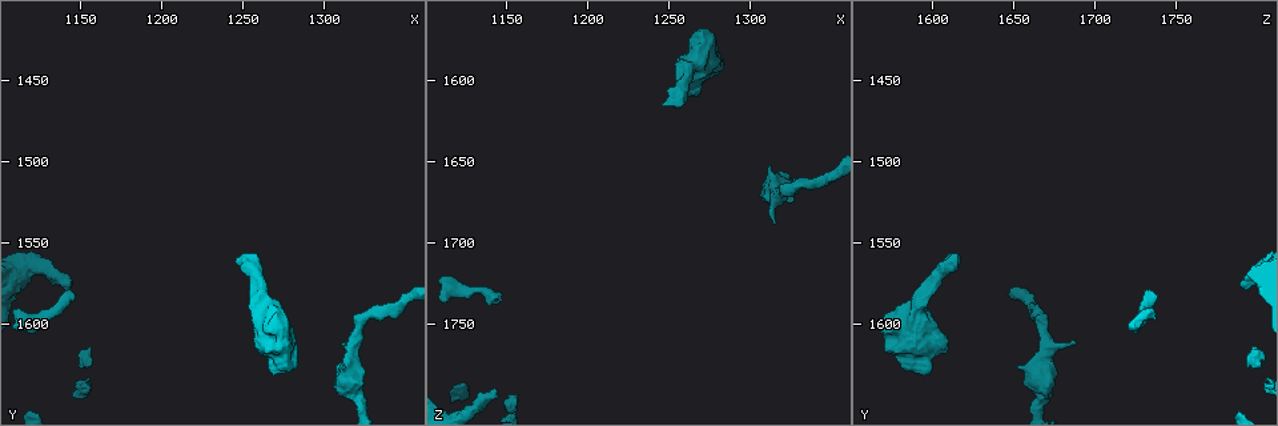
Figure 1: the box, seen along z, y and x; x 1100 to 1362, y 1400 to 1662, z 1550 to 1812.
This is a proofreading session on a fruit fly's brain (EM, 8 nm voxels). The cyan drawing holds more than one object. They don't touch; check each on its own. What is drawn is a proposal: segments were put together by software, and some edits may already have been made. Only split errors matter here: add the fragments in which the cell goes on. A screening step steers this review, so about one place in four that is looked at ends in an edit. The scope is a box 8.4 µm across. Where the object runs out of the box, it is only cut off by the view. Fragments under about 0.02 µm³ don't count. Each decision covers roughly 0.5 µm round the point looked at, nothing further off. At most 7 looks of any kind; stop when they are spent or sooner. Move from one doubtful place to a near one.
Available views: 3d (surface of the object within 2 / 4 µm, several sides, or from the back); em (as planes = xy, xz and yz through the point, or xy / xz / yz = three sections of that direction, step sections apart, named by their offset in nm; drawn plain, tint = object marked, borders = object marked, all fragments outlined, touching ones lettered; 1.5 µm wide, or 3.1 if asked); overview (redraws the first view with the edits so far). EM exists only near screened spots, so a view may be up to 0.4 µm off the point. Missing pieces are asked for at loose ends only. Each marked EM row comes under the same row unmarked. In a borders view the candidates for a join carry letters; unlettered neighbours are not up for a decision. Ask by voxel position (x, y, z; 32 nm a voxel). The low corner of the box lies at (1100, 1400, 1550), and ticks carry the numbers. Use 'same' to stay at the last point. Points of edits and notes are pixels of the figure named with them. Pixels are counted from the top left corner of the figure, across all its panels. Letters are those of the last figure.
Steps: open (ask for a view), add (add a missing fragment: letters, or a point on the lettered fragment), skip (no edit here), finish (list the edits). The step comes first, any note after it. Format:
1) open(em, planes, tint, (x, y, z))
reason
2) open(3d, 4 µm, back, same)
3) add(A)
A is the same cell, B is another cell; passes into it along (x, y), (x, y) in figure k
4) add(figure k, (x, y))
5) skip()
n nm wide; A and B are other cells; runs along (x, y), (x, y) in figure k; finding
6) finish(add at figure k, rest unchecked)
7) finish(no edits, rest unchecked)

open(em, planes, borders, (1144, 1582, 1736))
branch stops here

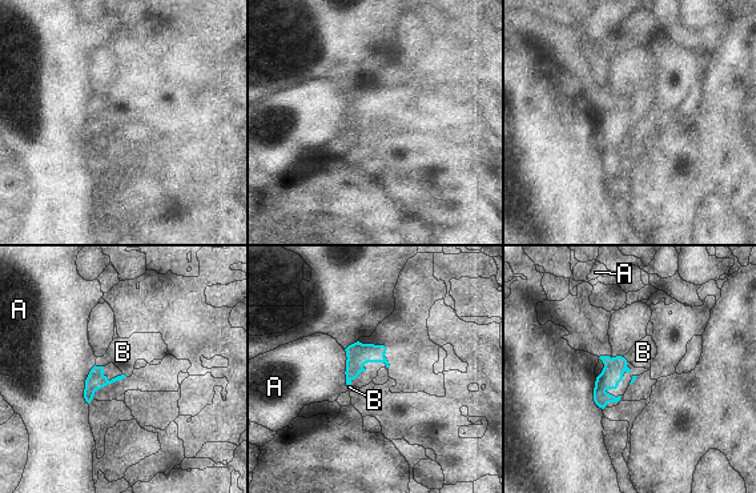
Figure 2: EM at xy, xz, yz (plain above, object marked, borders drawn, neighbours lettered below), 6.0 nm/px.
add(B)
A touches over 260 nm; B is the same cell, A is another cell; passes into it along (96, 380), (99, 367), (123, 352) in figure 2; it goes on there

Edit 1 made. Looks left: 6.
open(overview)
redraw

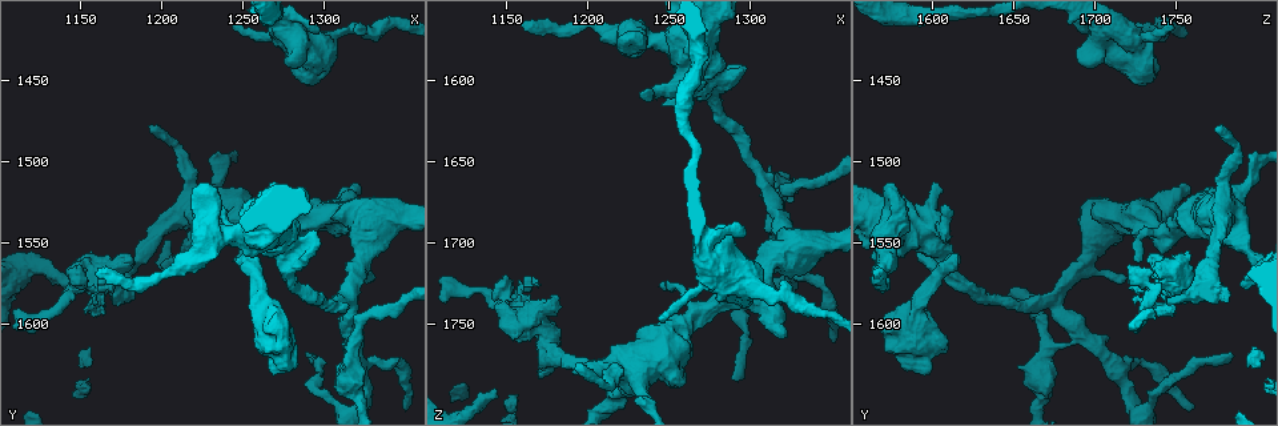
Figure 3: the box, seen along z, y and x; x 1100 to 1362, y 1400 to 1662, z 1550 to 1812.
open(em, xy, step 8, borders, (1192, 1480, 1774))

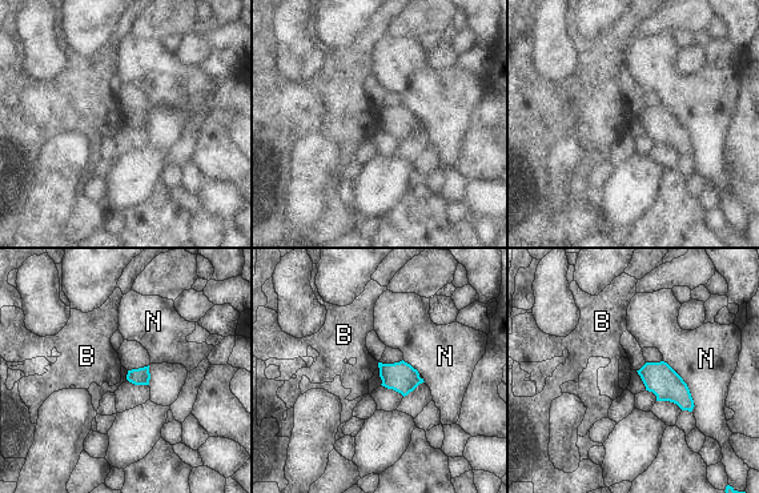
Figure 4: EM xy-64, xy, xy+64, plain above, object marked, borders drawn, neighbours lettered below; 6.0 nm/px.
skip()
B and N are other cells; border along (377, 363), (378, 367) in figure 4; no lettered fragment goes on from it

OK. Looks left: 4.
finish(add at figure 2, rest unchecked)

